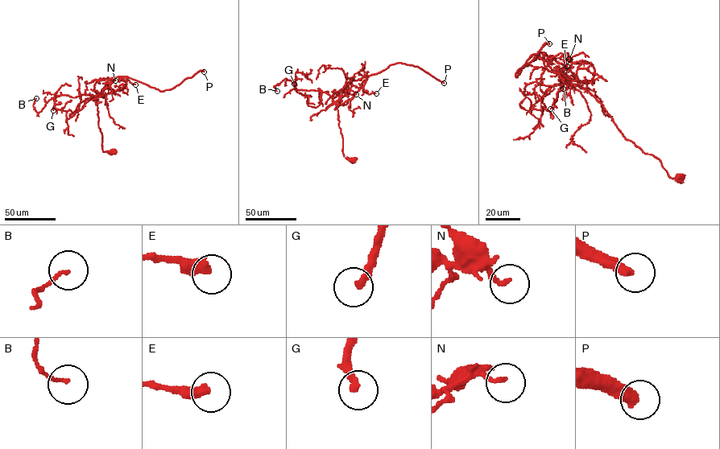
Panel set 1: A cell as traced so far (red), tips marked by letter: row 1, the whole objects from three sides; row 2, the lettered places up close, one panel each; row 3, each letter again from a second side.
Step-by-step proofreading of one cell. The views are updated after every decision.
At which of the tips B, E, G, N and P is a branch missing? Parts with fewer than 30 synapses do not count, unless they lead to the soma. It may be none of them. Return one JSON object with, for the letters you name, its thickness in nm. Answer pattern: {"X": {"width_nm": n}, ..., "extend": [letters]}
{"G": {"width_nm": 280}, "P": {"width_nm": 400}, "extend": ["G", "P"]}

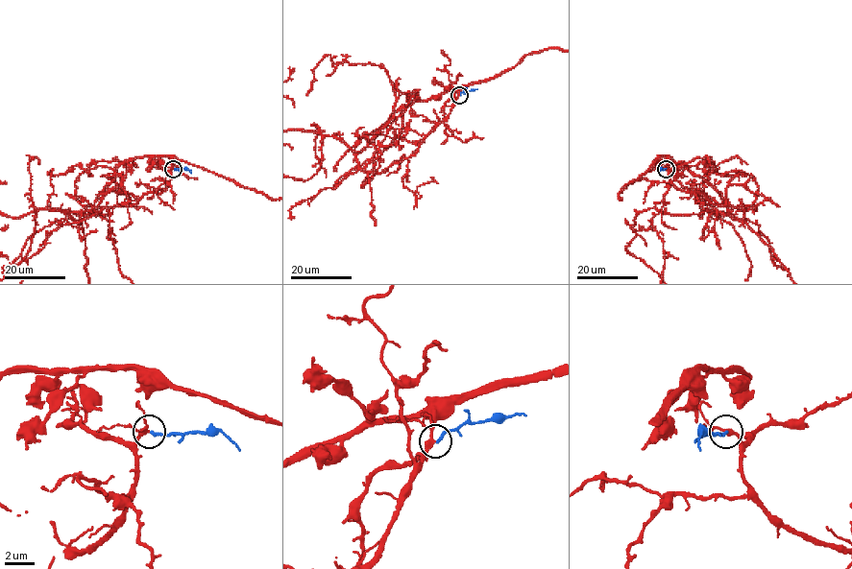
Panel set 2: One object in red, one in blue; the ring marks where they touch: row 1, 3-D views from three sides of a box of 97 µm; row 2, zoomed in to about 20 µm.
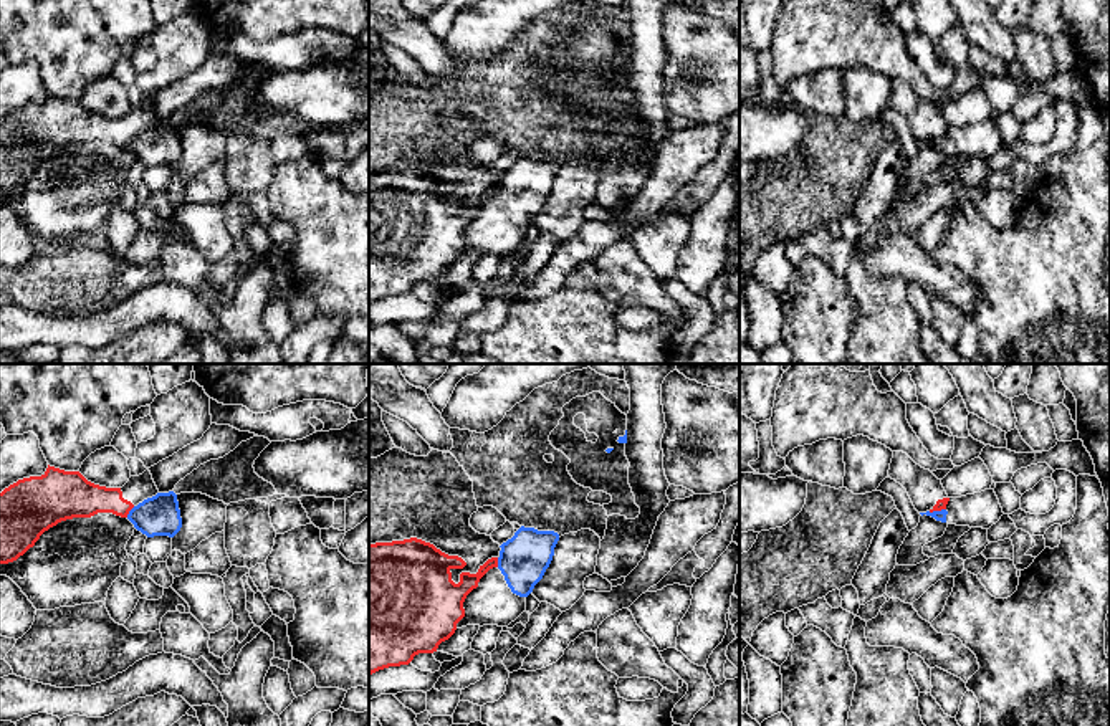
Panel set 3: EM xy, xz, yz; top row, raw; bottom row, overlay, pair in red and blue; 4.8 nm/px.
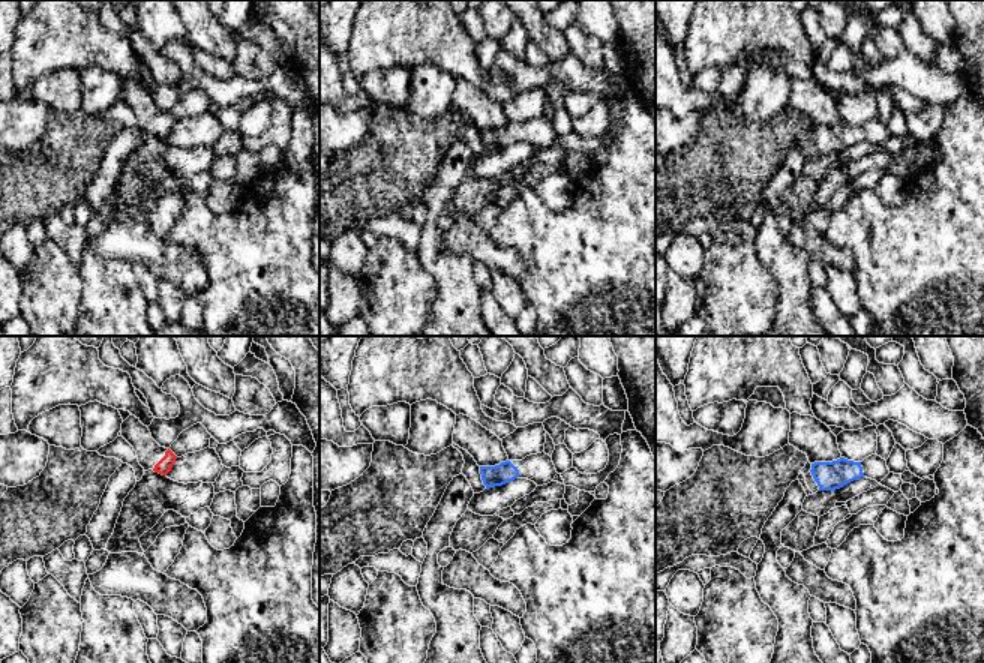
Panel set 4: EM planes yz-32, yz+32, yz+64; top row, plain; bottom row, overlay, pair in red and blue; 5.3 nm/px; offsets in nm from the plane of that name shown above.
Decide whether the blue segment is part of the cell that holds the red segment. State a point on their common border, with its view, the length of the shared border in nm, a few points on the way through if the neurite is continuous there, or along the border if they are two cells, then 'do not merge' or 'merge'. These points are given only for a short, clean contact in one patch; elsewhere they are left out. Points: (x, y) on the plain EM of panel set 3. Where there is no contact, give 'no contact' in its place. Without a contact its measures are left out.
contact xy (129, 139); length 70 nm; border xy (134, 136), (126, 146); do not merge

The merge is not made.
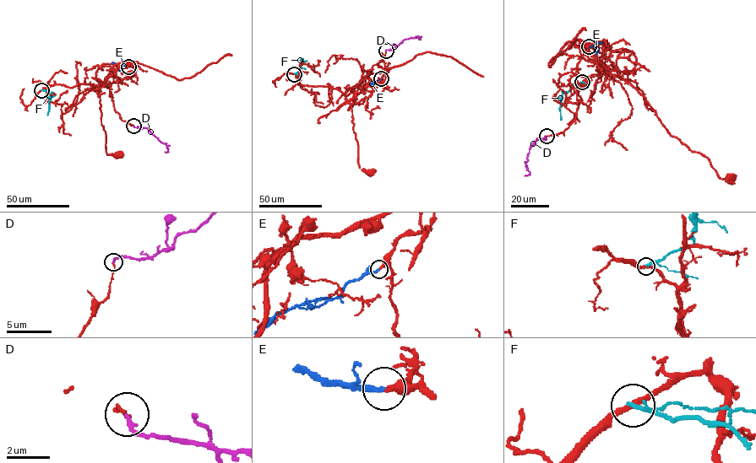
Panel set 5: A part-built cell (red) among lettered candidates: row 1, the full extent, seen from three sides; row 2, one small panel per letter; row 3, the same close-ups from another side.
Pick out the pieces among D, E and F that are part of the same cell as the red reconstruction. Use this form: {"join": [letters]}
{"join": ["E"]}

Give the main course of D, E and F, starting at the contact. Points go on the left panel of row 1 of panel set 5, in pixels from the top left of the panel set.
D: (133, 126), (149, 130), (165, 144), (168, 151), (165, 152)
E: (128, 67), (111, 63)
F: (41, 90), (46, 91), (51, 98), (47, 115)

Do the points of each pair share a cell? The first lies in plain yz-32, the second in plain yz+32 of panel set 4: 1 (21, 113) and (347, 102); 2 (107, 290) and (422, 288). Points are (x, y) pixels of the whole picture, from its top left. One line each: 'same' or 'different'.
1: different
2: different

